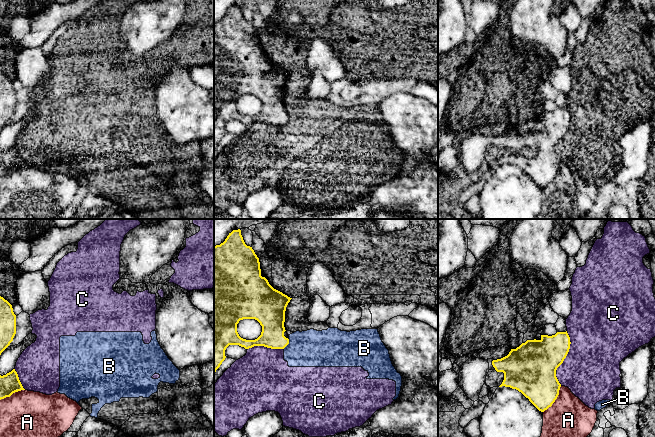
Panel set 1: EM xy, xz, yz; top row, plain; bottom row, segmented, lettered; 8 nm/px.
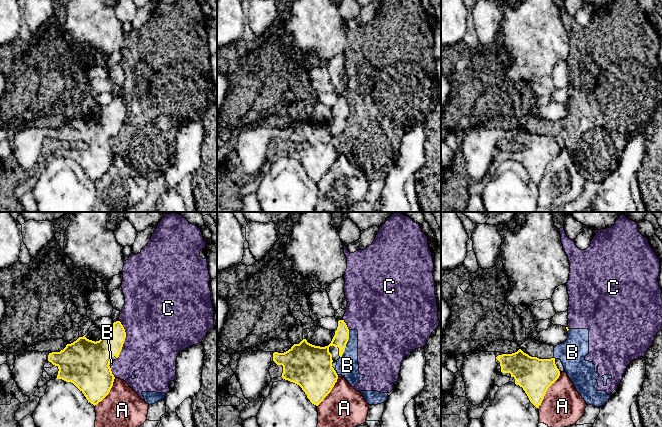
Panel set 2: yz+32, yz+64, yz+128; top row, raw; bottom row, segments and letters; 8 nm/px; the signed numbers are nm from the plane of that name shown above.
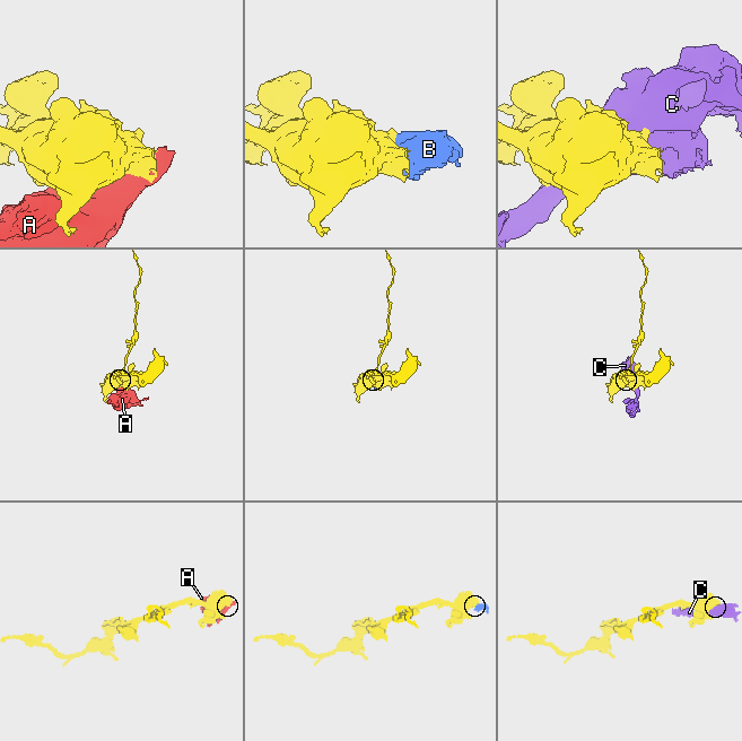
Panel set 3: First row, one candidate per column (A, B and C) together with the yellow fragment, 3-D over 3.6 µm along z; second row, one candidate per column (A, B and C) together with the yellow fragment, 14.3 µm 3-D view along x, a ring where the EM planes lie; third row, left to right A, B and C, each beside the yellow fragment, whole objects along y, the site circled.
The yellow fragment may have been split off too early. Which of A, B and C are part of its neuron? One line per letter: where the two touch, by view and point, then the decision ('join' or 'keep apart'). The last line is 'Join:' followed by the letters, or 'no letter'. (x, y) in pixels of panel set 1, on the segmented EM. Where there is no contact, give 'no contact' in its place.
A: contact yz (555, 399); keep apart
B: contact xz (288, 343); keep apart
C: contact yz (568, 350); keep apart
Join: no letter

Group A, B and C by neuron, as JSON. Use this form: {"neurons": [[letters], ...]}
{"neurons": [["A"], ["B", "C"]]}

